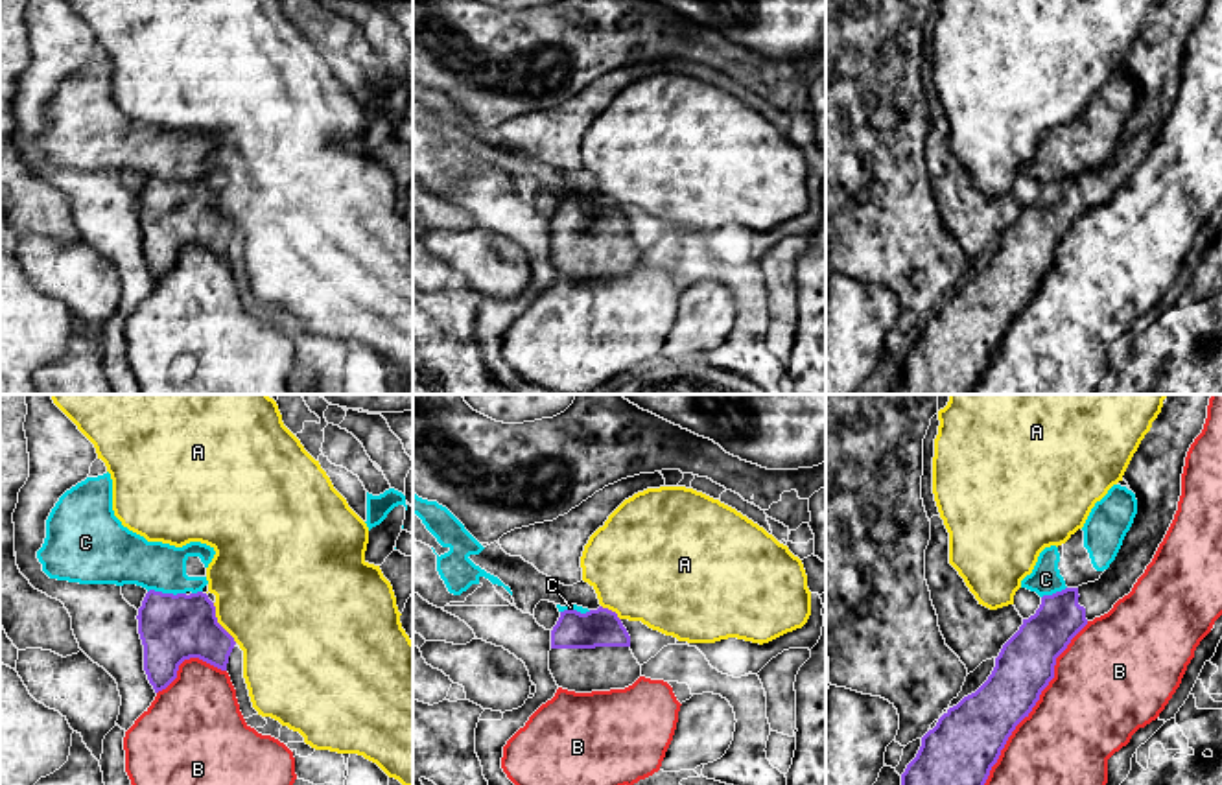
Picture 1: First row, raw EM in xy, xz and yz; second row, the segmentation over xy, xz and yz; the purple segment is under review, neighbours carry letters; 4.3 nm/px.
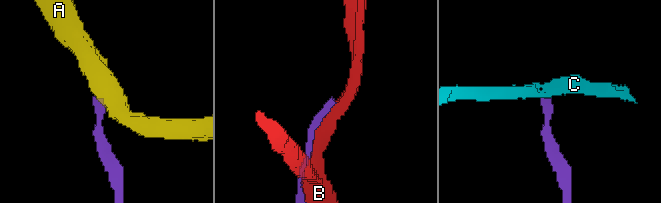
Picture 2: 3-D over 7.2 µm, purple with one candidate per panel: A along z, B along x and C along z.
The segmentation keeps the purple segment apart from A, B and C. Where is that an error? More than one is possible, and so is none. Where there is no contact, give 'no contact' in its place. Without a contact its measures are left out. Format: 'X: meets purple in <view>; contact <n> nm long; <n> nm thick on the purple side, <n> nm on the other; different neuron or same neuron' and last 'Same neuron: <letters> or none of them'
A: meets purple in xy; contact 200 nm long; 280 nm thick on the purple side, 460 nm on the other; different neuron
B: meets purple in yz; contact 850 nm long; 260 nm thick on the purple side, 440 nm on the other; different neuron
C: meets purple in xy; contact 170 nm long; 280 nm thick on the purple side, 240 nm on the other; different neuron
Same neuron: none of them

